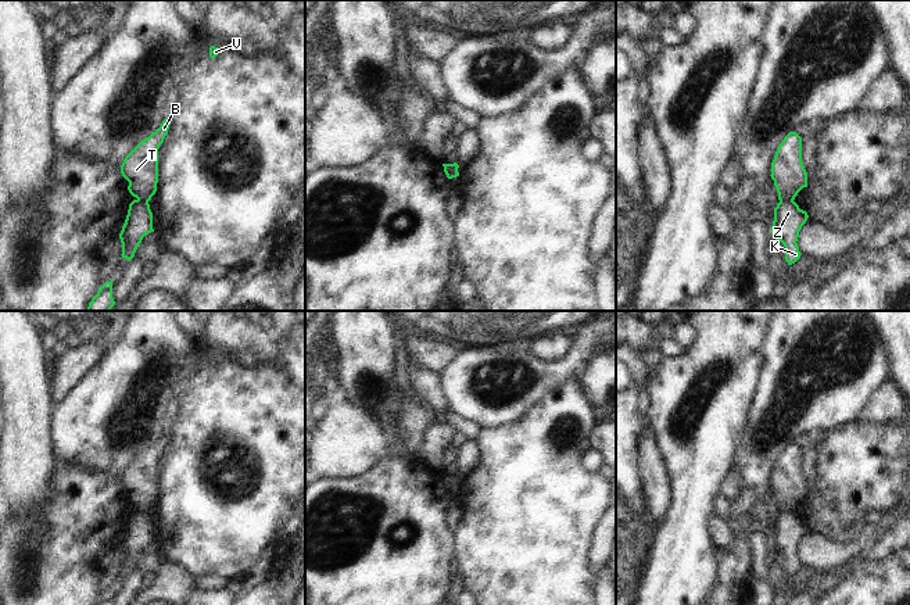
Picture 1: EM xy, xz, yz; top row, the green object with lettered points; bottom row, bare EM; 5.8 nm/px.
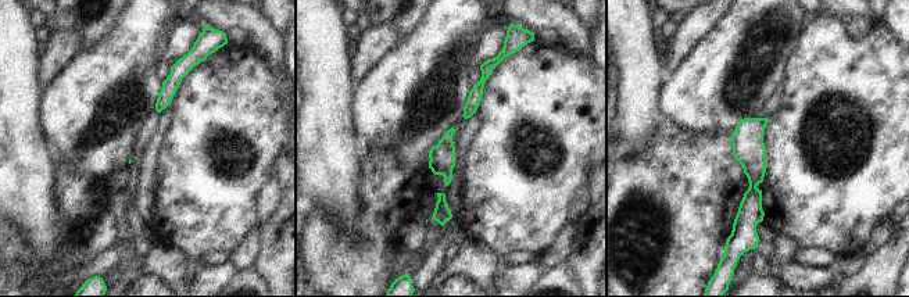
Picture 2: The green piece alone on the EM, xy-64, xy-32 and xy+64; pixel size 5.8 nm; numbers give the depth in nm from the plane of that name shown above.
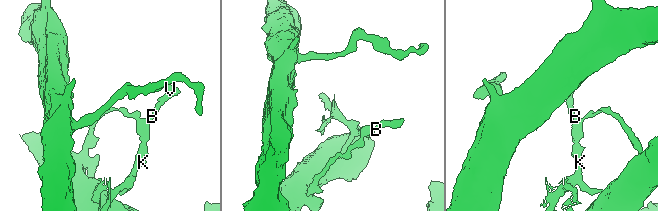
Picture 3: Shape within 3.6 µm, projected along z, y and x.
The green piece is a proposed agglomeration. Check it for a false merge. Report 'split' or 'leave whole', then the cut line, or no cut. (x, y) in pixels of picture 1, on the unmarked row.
split; cut yz (780, 511), (792, 512)

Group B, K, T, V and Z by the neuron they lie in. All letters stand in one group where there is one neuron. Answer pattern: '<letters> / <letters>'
B T V / K Z

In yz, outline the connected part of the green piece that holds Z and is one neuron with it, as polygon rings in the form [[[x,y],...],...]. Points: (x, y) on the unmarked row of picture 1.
[[[780,512],[774,519],[771,545],[784,555],[788,576],[795,574],[802,566],[796,552],[807,529],[807,523],[795,512]]]

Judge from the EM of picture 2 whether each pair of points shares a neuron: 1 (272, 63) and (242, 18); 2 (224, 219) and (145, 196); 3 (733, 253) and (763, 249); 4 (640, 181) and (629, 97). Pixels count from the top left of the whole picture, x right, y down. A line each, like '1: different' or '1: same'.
1: same
2: different
3: same
4: different

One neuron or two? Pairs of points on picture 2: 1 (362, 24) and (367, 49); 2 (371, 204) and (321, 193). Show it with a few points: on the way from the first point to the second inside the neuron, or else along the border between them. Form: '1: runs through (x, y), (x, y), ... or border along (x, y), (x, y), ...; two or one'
1: border along (369, 25), (357, 34); two
2: border along (361, 170), (360, 218), (355, 225), (358, 235); two

